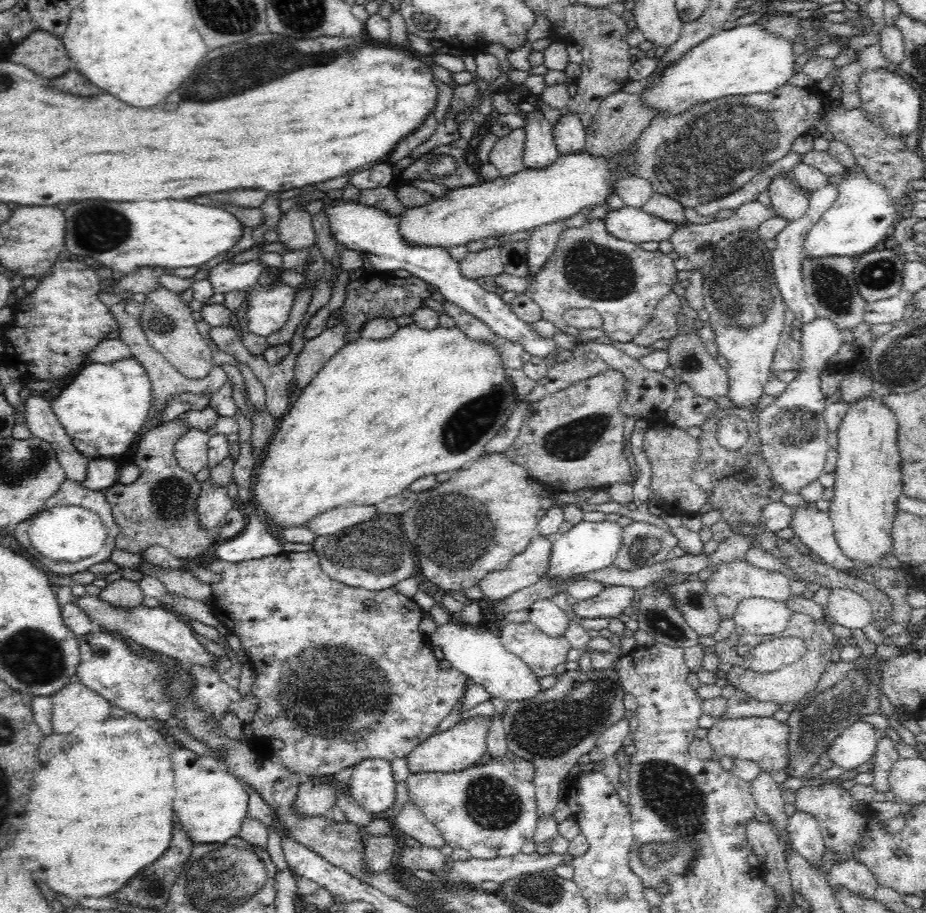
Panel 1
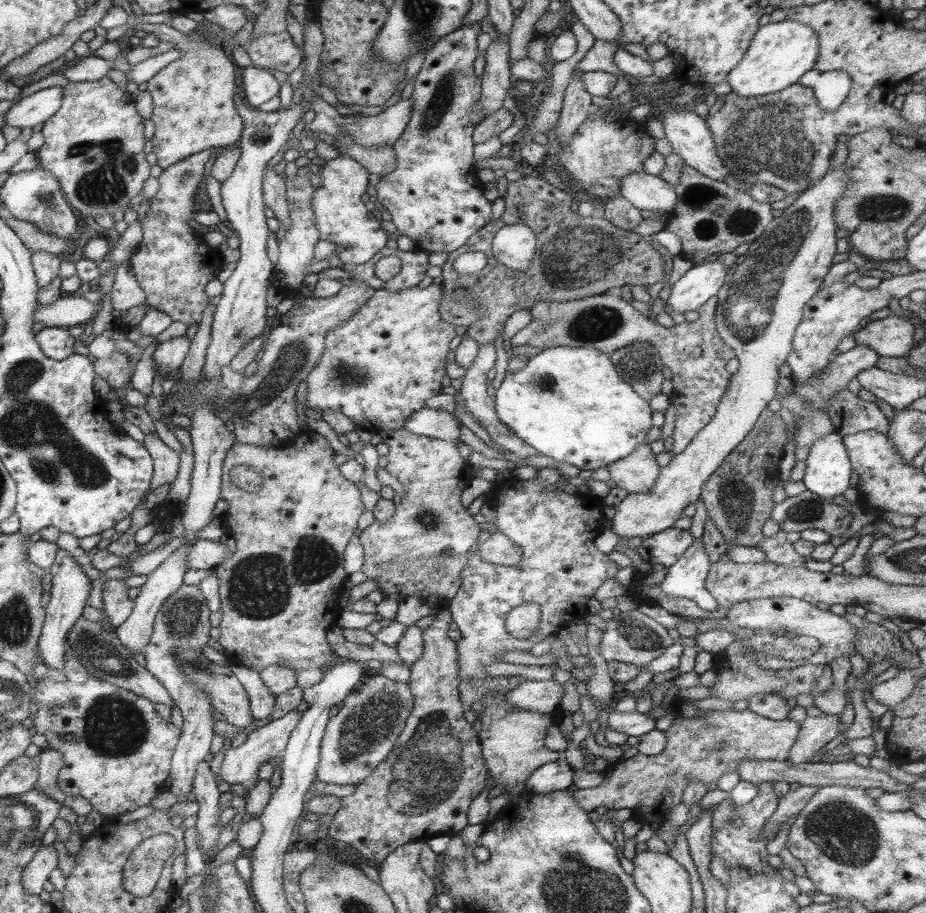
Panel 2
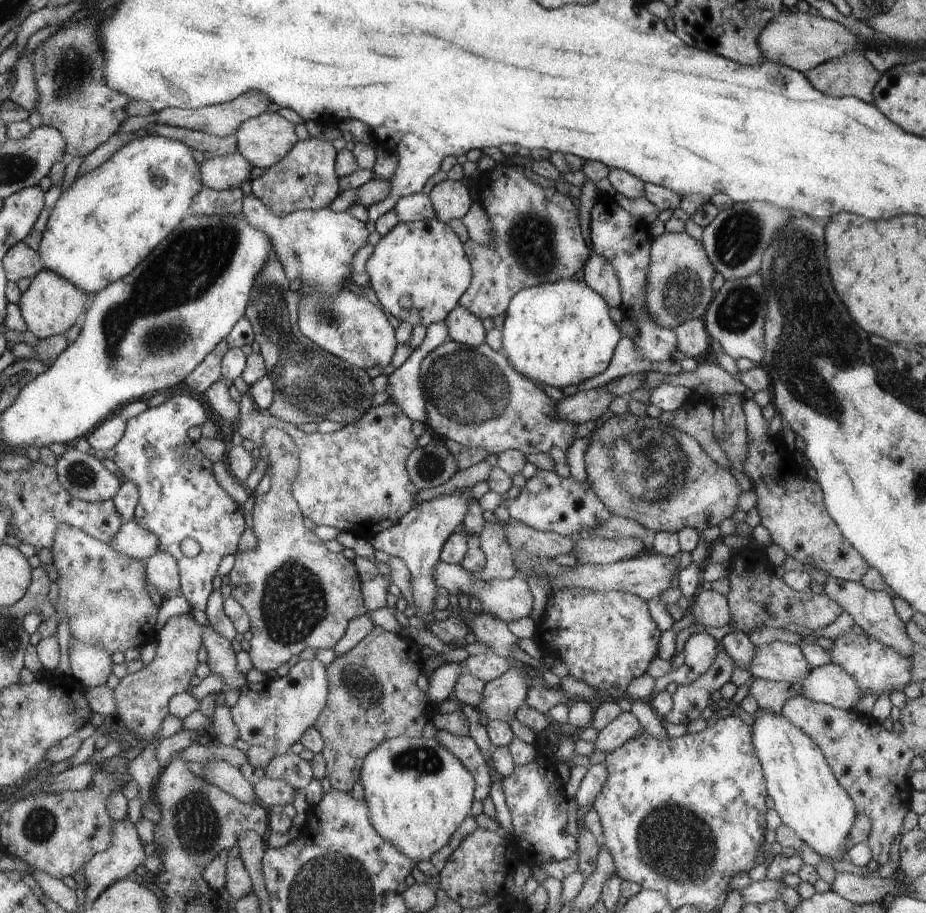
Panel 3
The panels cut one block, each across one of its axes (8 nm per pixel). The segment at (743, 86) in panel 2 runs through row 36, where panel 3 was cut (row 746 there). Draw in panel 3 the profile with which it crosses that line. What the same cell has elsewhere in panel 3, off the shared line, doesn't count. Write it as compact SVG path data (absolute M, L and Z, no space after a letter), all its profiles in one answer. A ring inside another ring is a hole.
M757 710L755 716L751 724L751 742L761 764L767 796L773 800L773 810L781 824L791 828L801 844L807 844L821 860L845 860L849 852L847 836L857 818L851 796L837 784L823 754L807 734L791 726L781 714Z

